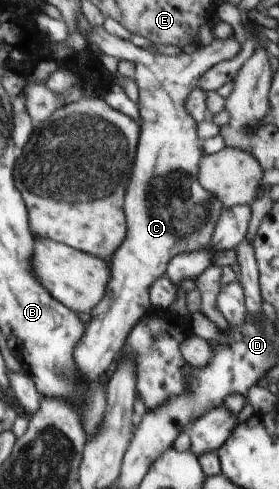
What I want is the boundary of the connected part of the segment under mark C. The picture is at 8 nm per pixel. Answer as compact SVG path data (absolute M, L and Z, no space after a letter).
M83 16L77 20L75 31L87 41L87 49L115 56L118 61L134 63L132 80L138 88L136 105L140 116L135 166L123 200L127 234L113 254L109 288L106 288L104 298L89 312L91 319L85 323L86 332L73 352L80 380L89 384L111 366L132 328L151 310L149 290L153 283L165 276L168 263L181 253L205 248L212 238L224 207L213 193L199 183L202 142L195 133L197 122L186 109L186 100L199 86L200 76L214 64L229 60L240 51L240 45L234 38L214 38L209 46L199 45L189 54L159 54L136 47L130 41L105 32L102 27L89 29Z

